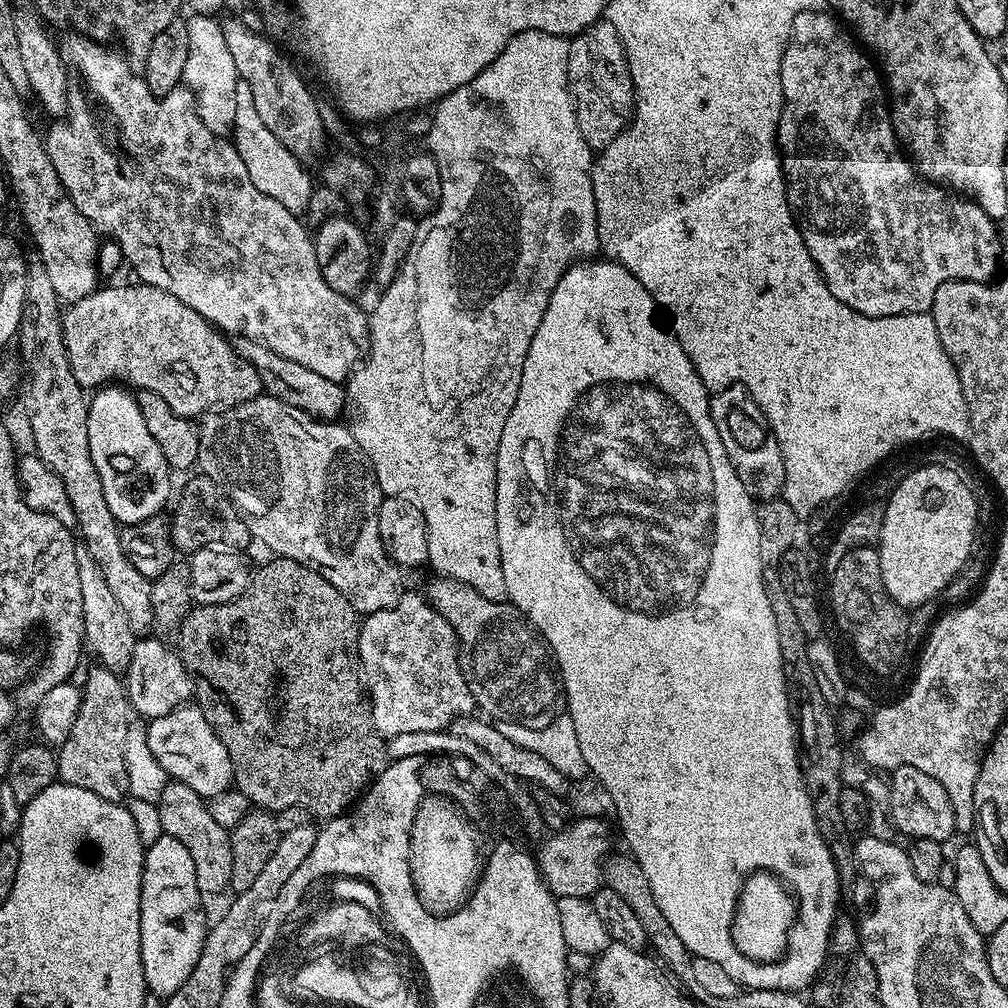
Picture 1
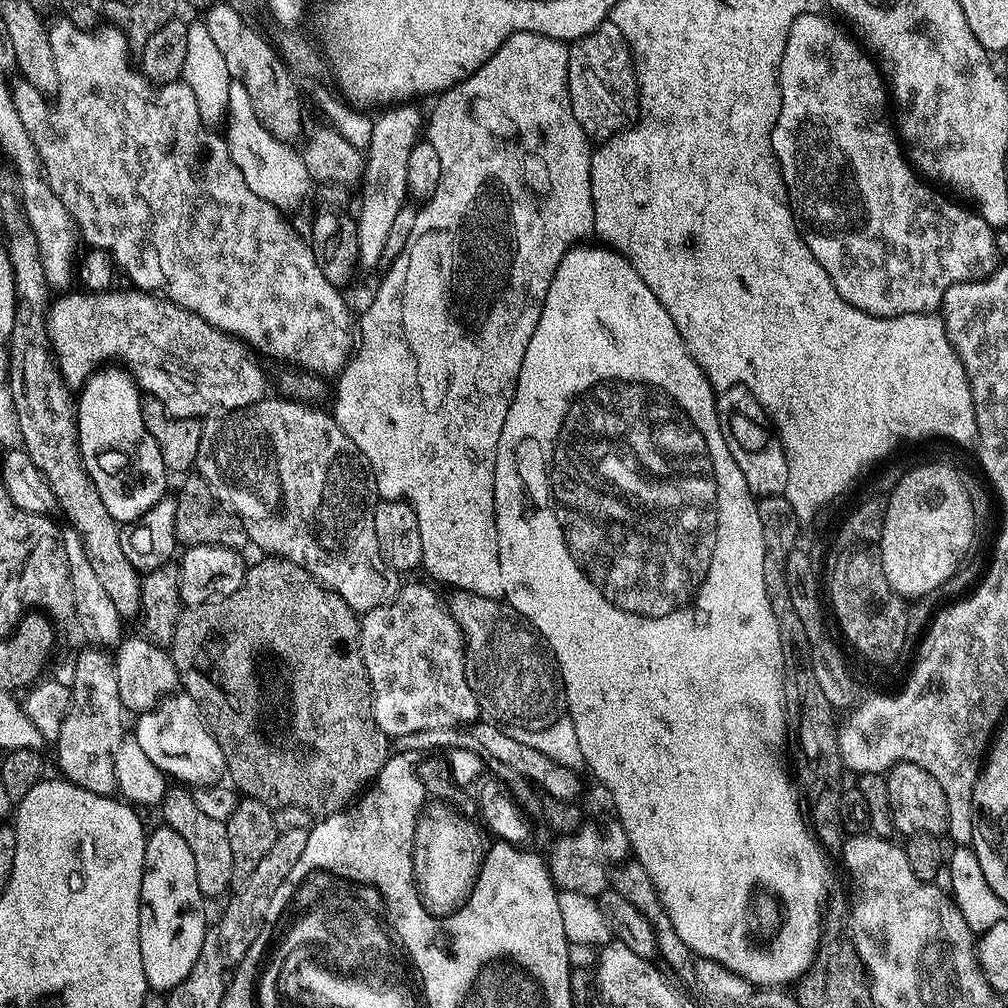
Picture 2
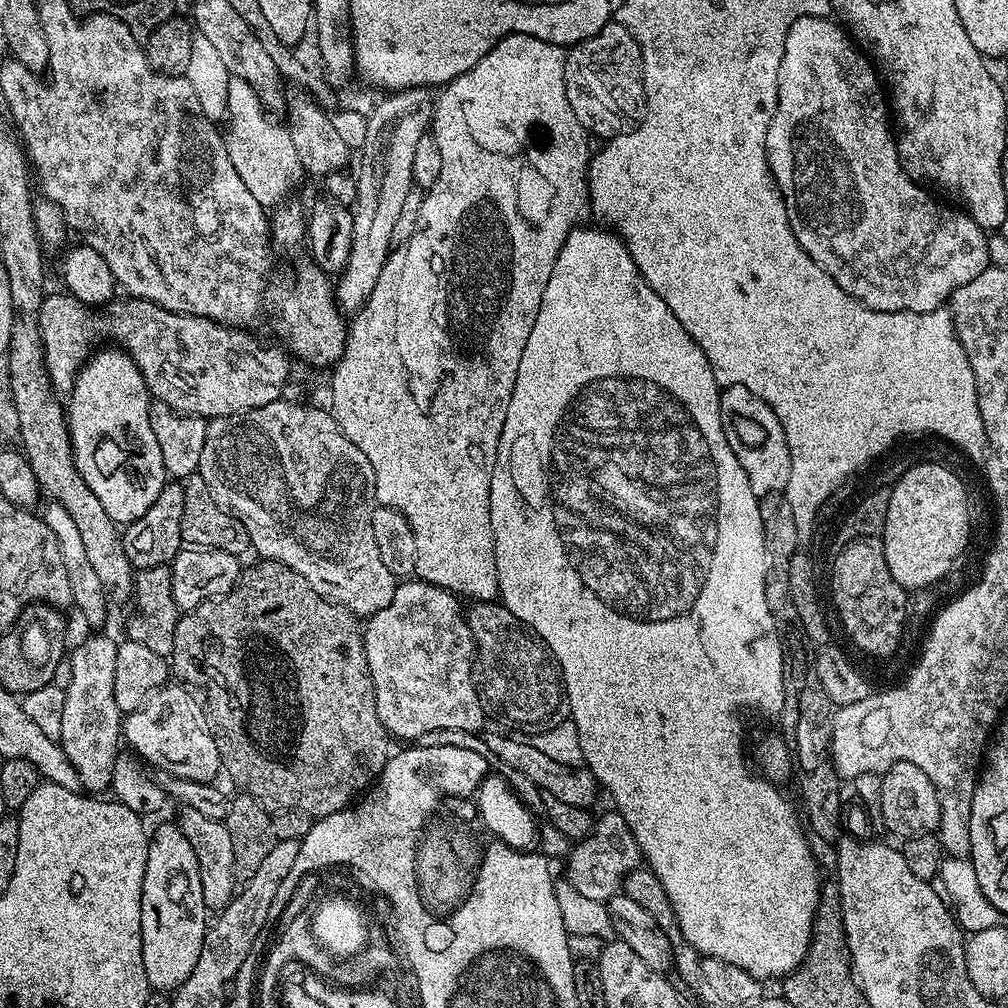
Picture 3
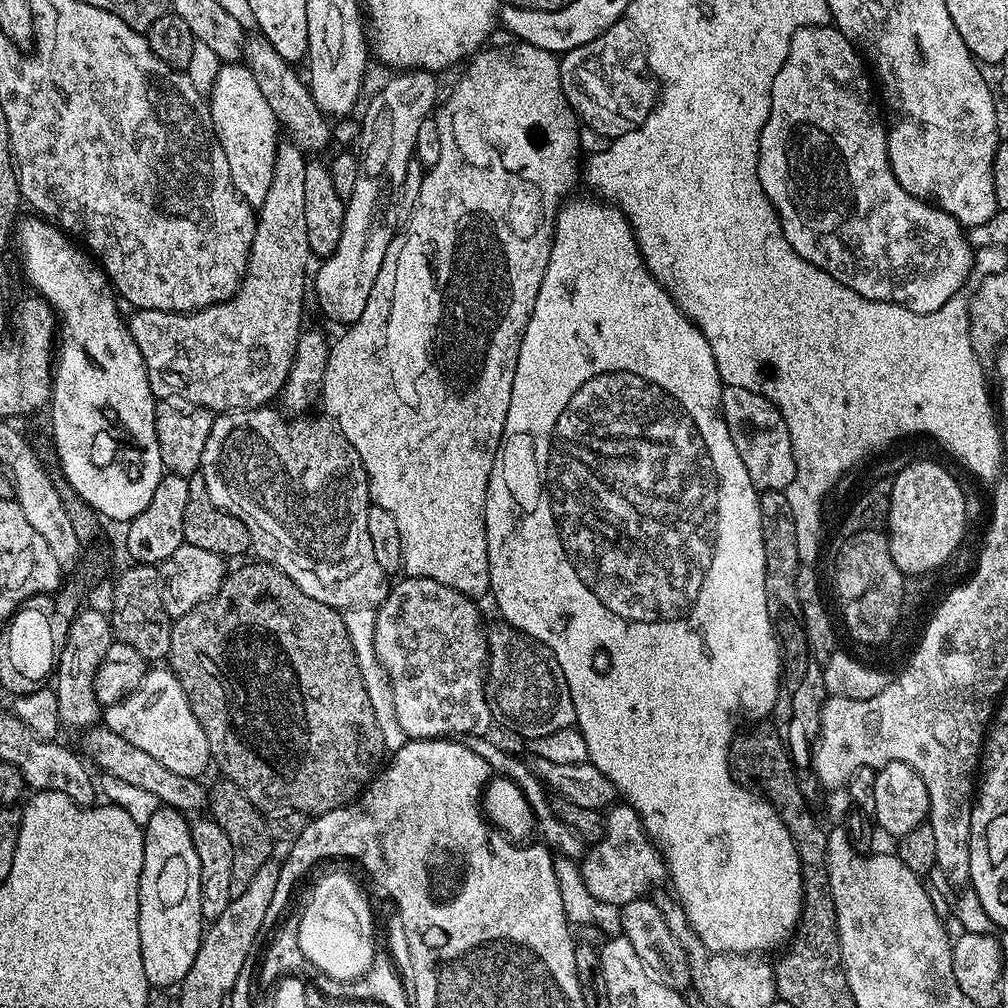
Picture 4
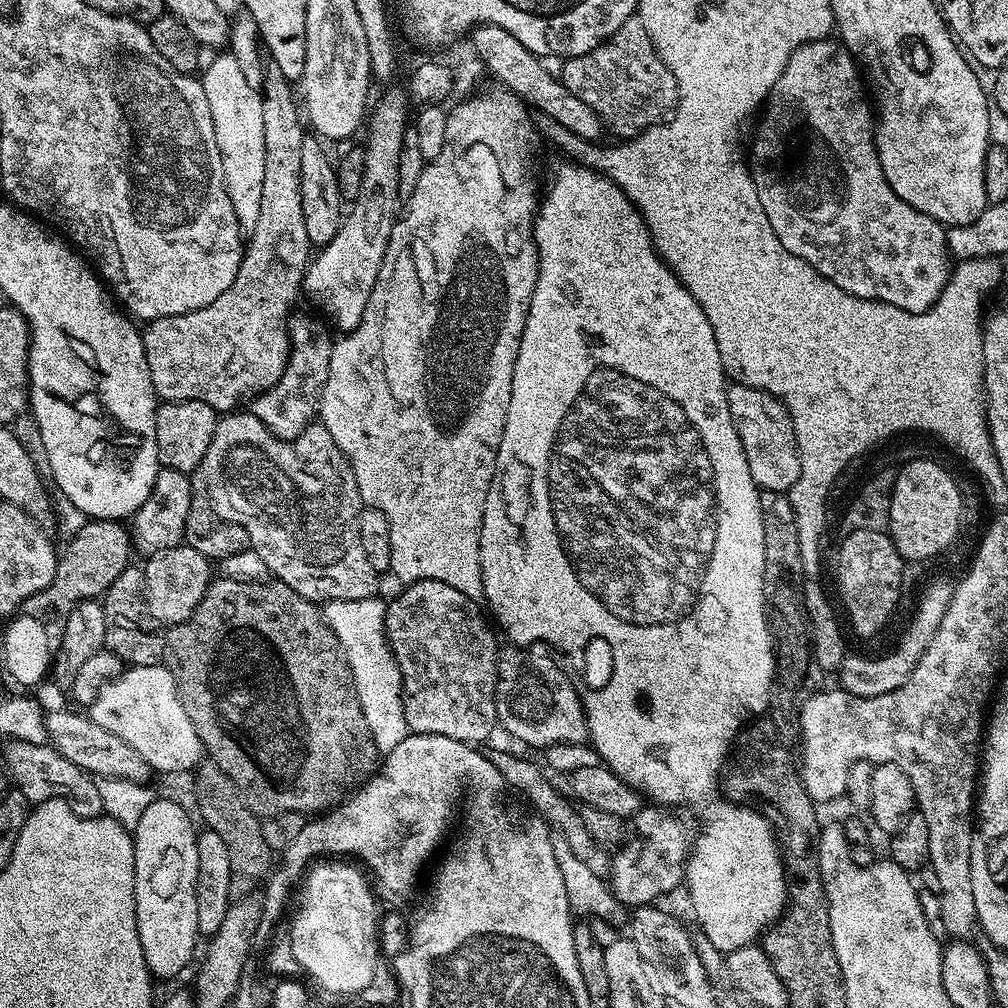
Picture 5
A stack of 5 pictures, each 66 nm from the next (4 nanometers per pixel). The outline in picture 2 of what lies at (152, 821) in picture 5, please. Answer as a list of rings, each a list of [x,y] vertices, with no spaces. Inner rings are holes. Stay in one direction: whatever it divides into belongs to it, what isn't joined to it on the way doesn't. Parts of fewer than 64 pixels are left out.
[[[159,827],[147,833],[140,891],[140,945],[149,989],[167,994],[194,970],[210,920],[204,917],[206,898],[198,890],[198,870],[186,838],[170,827]]]

